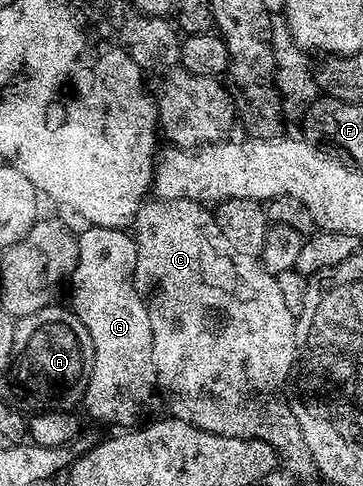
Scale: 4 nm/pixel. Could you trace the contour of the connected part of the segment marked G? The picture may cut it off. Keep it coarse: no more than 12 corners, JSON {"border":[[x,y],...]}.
{"border":[[79,232],[71,310],[96,364],[82,403],[128,423],[158,395],[136,241]]}

